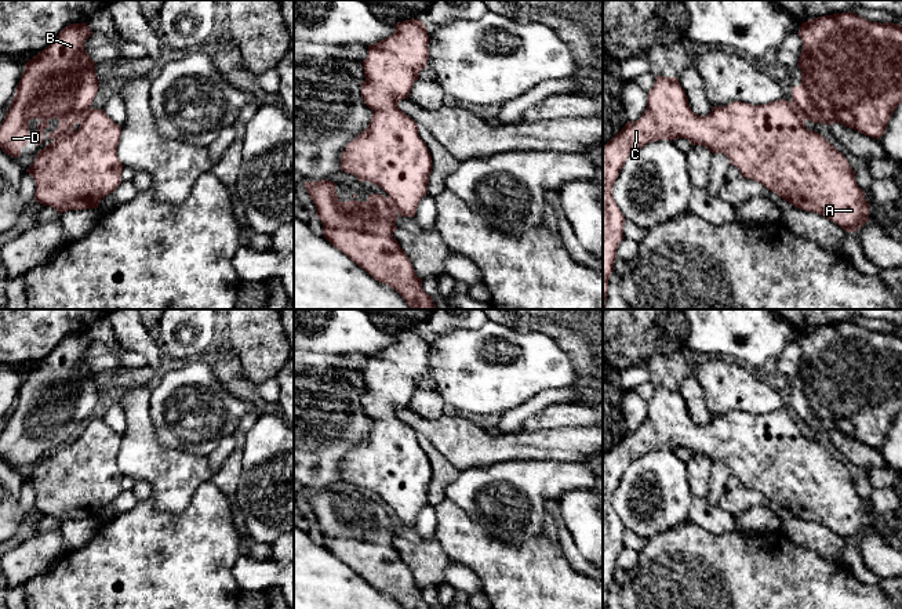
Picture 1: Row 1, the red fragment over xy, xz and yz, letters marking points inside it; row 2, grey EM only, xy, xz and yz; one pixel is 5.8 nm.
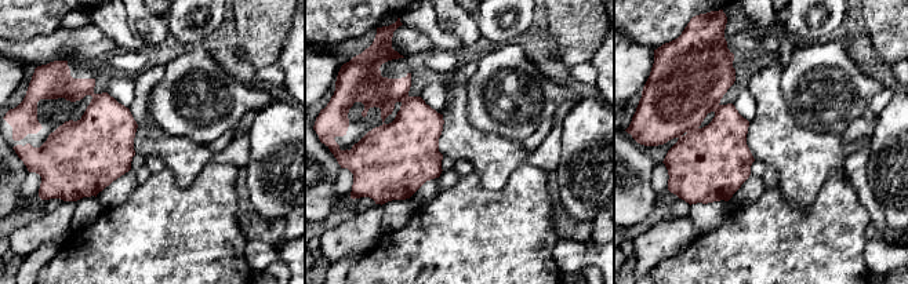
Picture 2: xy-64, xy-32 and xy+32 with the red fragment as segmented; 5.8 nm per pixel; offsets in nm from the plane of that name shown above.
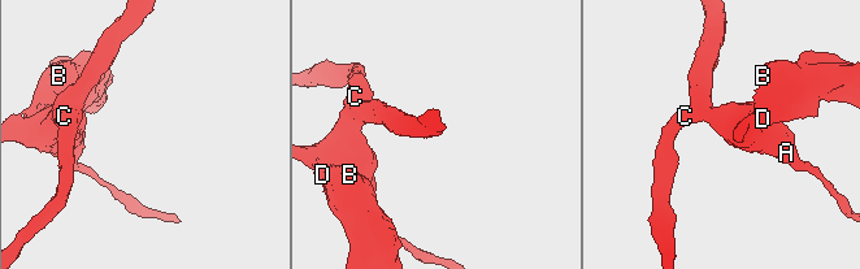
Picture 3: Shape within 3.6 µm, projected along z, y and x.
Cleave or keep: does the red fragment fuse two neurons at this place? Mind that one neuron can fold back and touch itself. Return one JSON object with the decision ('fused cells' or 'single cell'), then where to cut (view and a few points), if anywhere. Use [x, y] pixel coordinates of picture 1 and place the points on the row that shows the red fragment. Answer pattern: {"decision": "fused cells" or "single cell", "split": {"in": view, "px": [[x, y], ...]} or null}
{"decision": "single cell", "split": null}

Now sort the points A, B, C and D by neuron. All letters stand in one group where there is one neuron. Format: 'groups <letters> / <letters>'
groups A B C D

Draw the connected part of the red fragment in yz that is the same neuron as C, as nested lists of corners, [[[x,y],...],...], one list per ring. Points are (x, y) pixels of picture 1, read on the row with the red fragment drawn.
[[[848,11],[808,19],[797,33],[803,41],[797,64],[801,83],[792,87],[790,102],[779,99],[752,105],[735,101],[699,116],[690,108],[677,76],[655,76],[645,112],[639,120],[628,122],[603,146],[603,309],[626,220],[614,200],[612,188],[626,159],[650,142],[685,138],[712,153],[724,153],[742,177],[763,184],[797,209],[826,217],[847,232],[855,232],[870,221],[870,204],[845,156],[825,137],[808,130],[805,122],[829,126],[837,122],[879,139],[902,102],[902,25],[870,22]]]

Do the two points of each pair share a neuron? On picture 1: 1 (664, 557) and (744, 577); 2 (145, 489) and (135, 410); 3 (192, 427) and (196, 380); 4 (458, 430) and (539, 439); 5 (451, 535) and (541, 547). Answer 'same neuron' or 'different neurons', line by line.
1: same neuron
2: different neurons
3: same neuron
4: same neuron
5: same neuron

